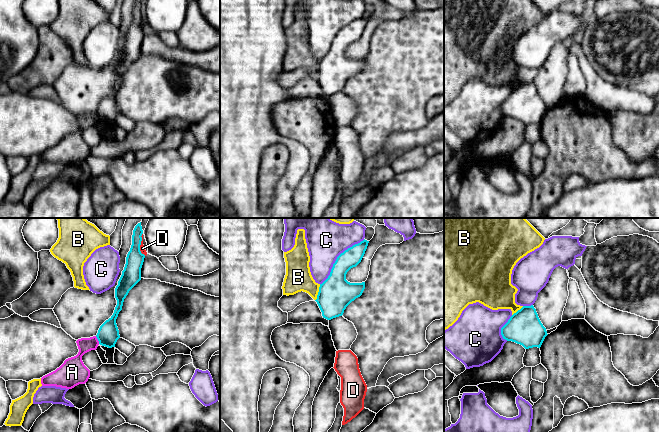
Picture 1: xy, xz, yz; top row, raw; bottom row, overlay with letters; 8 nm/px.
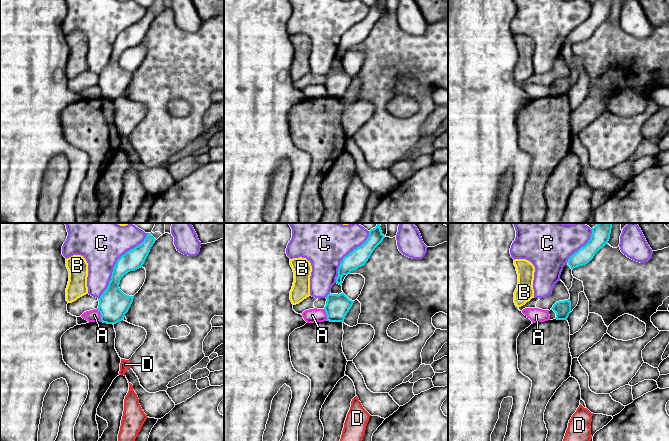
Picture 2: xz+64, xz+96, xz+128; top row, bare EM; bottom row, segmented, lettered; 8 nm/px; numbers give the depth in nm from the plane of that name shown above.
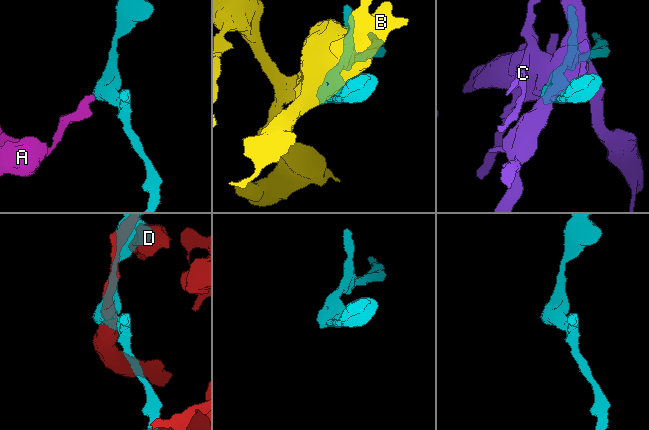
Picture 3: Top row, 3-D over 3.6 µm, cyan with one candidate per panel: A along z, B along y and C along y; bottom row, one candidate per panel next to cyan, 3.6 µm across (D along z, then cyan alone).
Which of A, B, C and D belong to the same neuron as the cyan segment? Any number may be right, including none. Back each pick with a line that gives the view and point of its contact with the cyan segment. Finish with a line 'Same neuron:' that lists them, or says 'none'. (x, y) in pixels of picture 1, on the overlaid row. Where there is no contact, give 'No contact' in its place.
Same neuron: none

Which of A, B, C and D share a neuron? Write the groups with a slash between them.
A D / B / C

